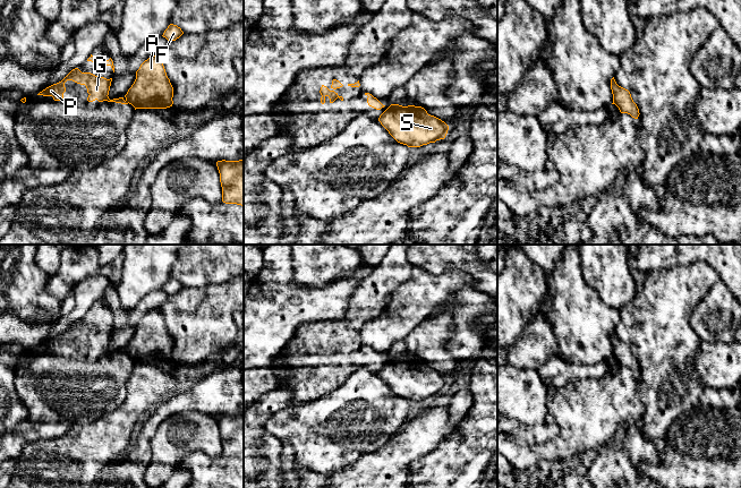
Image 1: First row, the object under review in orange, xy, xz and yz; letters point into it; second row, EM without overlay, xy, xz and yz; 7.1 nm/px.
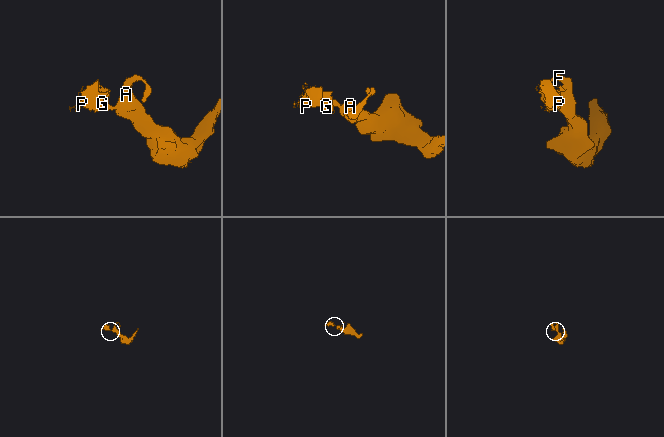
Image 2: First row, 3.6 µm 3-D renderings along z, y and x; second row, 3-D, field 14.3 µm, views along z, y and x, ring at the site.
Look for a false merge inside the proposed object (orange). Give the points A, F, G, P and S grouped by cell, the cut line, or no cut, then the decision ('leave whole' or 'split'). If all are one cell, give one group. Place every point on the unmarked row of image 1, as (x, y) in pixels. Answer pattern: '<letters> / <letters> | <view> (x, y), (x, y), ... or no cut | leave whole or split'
A F S / G P | xy (126, 352), (128, 356) | split

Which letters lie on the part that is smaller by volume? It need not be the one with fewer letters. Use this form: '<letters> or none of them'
G, P

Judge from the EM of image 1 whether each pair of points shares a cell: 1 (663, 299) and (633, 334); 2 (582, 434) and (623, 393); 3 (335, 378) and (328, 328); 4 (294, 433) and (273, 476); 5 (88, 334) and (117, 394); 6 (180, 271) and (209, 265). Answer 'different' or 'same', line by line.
1: same
2: same
3: same
4: different
5: same
6: same

